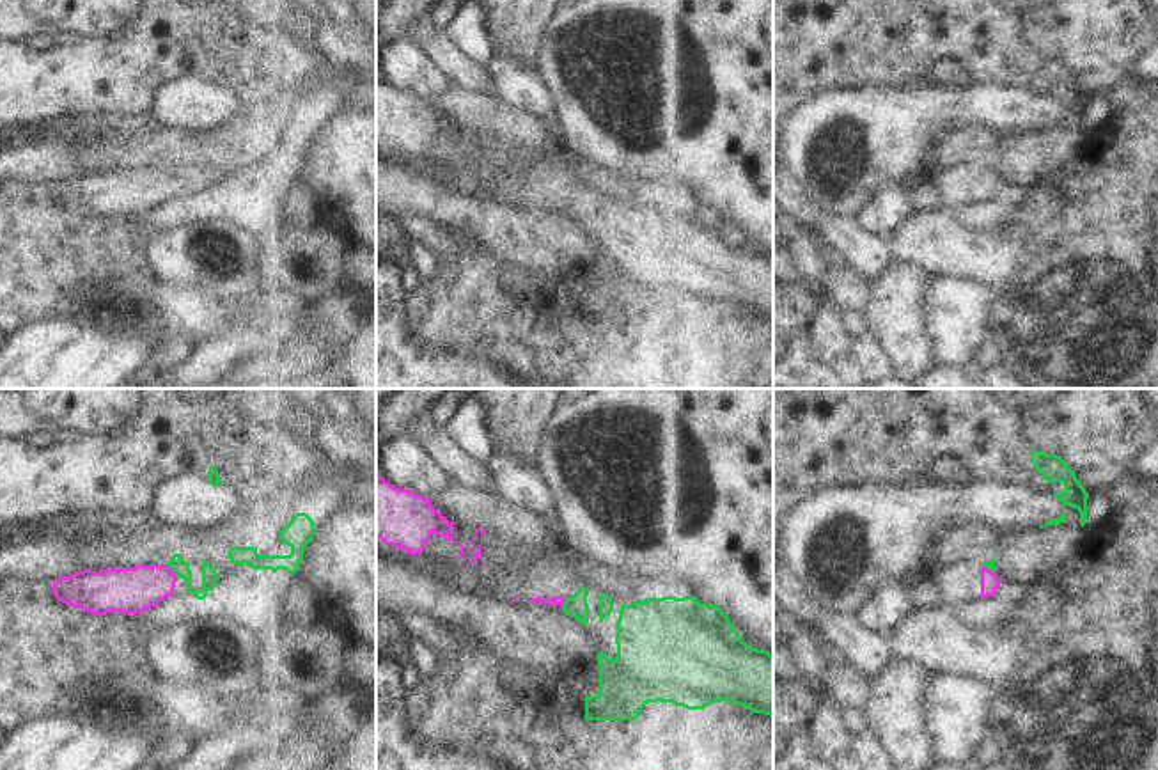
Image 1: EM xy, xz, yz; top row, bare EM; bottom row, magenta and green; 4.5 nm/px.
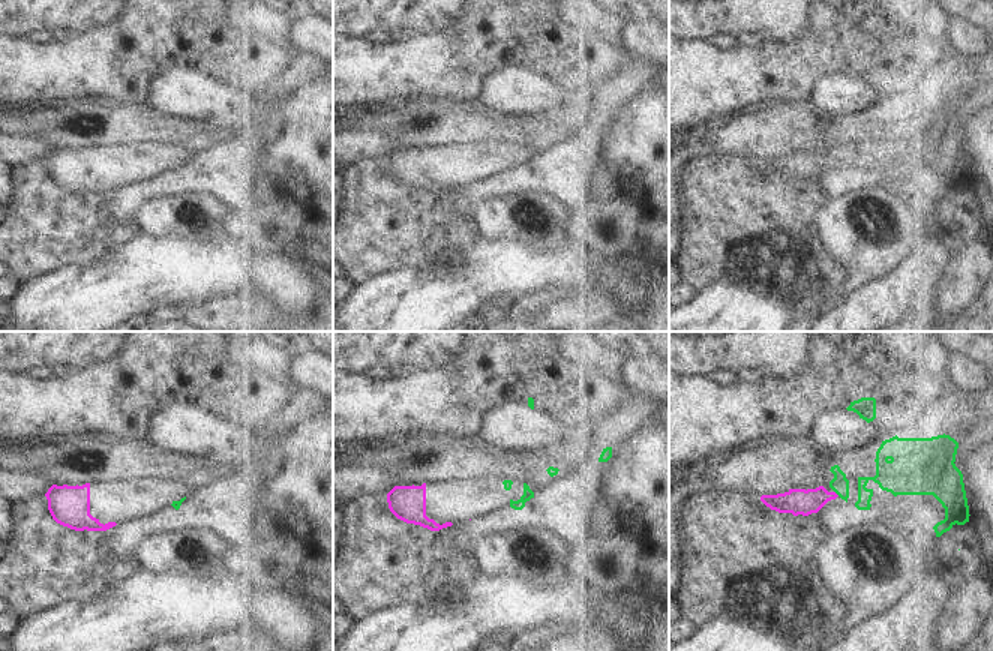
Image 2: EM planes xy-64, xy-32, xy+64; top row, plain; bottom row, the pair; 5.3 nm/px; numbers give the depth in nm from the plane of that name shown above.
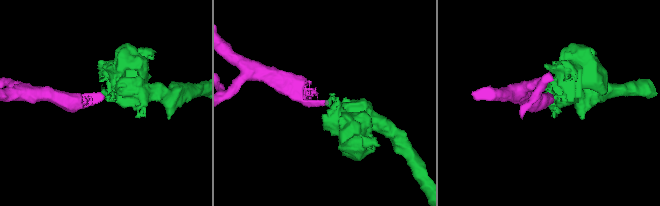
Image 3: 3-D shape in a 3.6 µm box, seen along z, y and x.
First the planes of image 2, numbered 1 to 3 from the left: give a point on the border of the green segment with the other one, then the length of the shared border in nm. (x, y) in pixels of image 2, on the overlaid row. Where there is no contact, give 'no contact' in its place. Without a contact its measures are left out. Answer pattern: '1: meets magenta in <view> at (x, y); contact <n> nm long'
1: no contact
2: no contact
3: meets magenta in xy+64 at (836, 494); contact 40 nm long

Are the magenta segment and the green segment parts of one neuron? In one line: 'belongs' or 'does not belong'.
belongs

